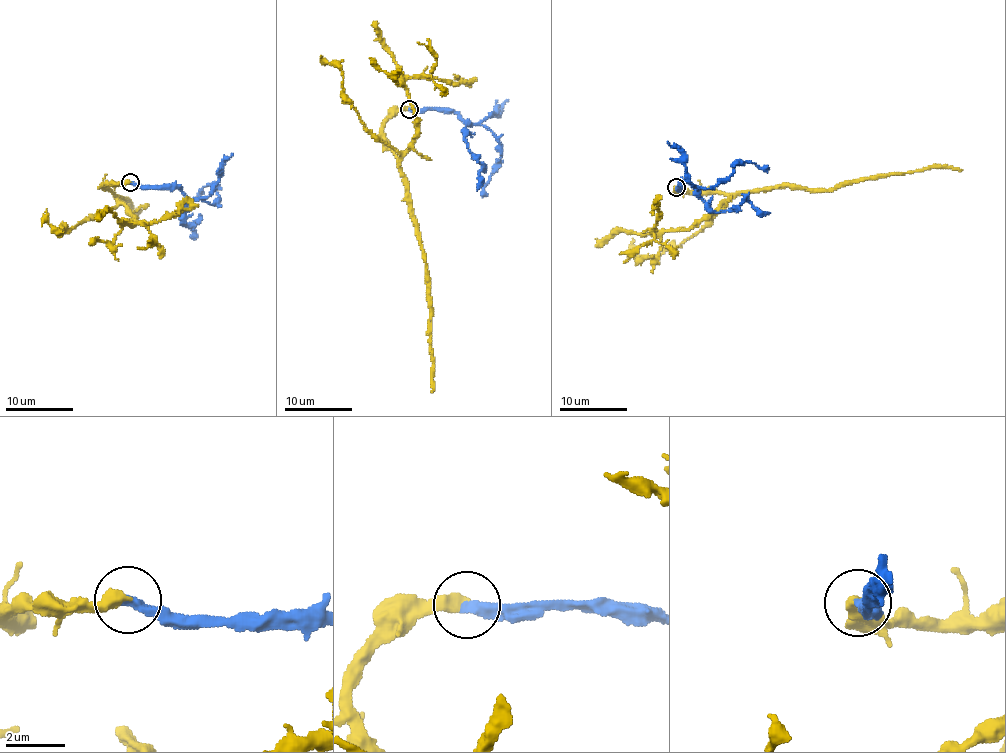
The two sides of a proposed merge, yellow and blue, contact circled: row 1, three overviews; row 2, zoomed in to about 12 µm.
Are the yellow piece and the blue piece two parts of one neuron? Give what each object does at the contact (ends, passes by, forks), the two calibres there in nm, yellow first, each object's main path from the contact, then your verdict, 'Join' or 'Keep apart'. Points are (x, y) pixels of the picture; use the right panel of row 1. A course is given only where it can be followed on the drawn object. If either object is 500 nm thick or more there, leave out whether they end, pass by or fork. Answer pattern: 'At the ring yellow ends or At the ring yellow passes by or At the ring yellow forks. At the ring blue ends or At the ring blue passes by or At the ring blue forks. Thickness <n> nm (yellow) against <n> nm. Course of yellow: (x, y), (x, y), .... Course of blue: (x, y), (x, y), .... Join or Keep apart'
At the ring yellow ends. At the ring blue ends. Thickness 440 nm (yellow) against 320 nm. Course of yellow: (676, 187), (677, 191), (727, 193), (781, 187), (821, 190), (931, 167), (962, 170). Course of blue: (676, 187), (686, 181), (697, 189), (708, 188), (728, 179), (733, 168), (744, 162), (769, 169). Join

